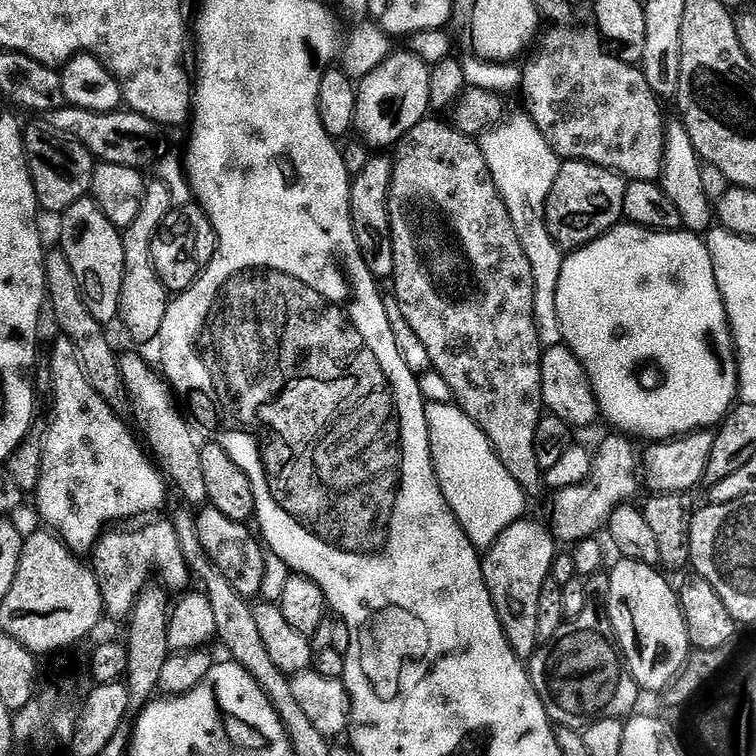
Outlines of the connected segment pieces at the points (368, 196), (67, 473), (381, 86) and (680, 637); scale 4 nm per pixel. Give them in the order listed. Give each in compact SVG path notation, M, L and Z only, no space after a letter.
M376 154L373 160L364 164L360 173L355 173L350 190L350 210L352 225L358 242L358 250L362 254L362 262L366 262L366 270L377 282L391 281L394 270L394 246L392 245L392 227L390 226L390 210L388 195L390 194L390 178L392 177L392 156Z
M63 338L57 339L52 347L52 388L56 391L56 417L51 417L44 434L42 474L38 478L34 499L41 518L49 524L45 525L54 530L65 546L74 554L88 554L95 549L106 529L112 526L107 524L112 524L123 516L148 516L151 512L158 511L168 500L169 485L155 459L138 439L137 433L132 433L124 425L123 418L116 413L119 411L107 404L98 390L94 390L94 386L90 386L83 368L80 367L80 355L76 353L76 347Z
M410 50L397 51L383 60L373 72L366 74L359 81L356 89L356 123L355 135L360 135L372 150L388 150L399 144L400 139L418 122L425 119L430 112L430 68L423 60L419 60Z
M623 558L617 561L608 580L606 620L611 635L638 687L645 693L663 693L664 687L682 670L690 651L680 597L677 589L668 585L669 577L653 565Z

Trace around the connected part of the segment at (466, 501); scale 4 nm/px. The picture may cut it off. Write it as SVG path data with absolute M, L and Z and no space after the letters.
M429 403L426 407L426 426L430 438L432 465L436 471L438 486L442 490L454 518L458 518L466 538L470 538L470 542L478 550L487 550L515 520L521 519L525 515L526 493L518 486L518 482L514 482L514 478L510 478L510 470L506 470L506 466L502 466L502 462L496 451L490 446L486 434L482 434L478 425L456 403L447 403Z

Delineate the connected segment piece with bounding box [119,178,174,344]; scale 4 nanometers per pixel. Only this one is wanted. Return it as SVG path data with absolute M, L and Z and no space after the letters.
M152 178L145 183L142 210L138 210L138 218L123 229L124 237L124 296L120 299L119 319L124 320L126 327L132 331L132 336L140 344L148 344L160 335L162 318L170 303L170 293L160 283L156 267L152 261L152 245L157 232L164 224L166 214L174 207L170 188L163 181Z

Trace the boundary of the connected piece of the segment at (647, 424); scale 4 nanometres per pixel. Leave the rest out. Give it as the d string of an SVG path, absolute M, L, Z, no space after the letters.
M621 222L615 228L609 230L604 236L599 236L593 244L588 244L584 248L577 248L565 259L562 266L562 274L558 278L558 298L556 299L558 306L558 322L562 330L562 341L568 345L568 349L578 358L578 362L582 362L582 366L586 370L588 380L592 383L592 389L596 395L596 405L600 407L600 416L608 419L613 424L617 433L623 434L628 438L637 438L641 436L644 442L663 442L665 440L675 440L681 436L686 436L701 430L711 429L713 426L719 425L721 421L727 417L732 411L738 400L738 389L740 386L740 369L738 367L738 359L736 356L736 346L732 336L732 325L728 321L728 310L724 305L722 294L718 290L718 282L714 278L714 262L710 262L710 254L708 253L707 243L695 232L651 232L649 228L639 228L636 224Z

